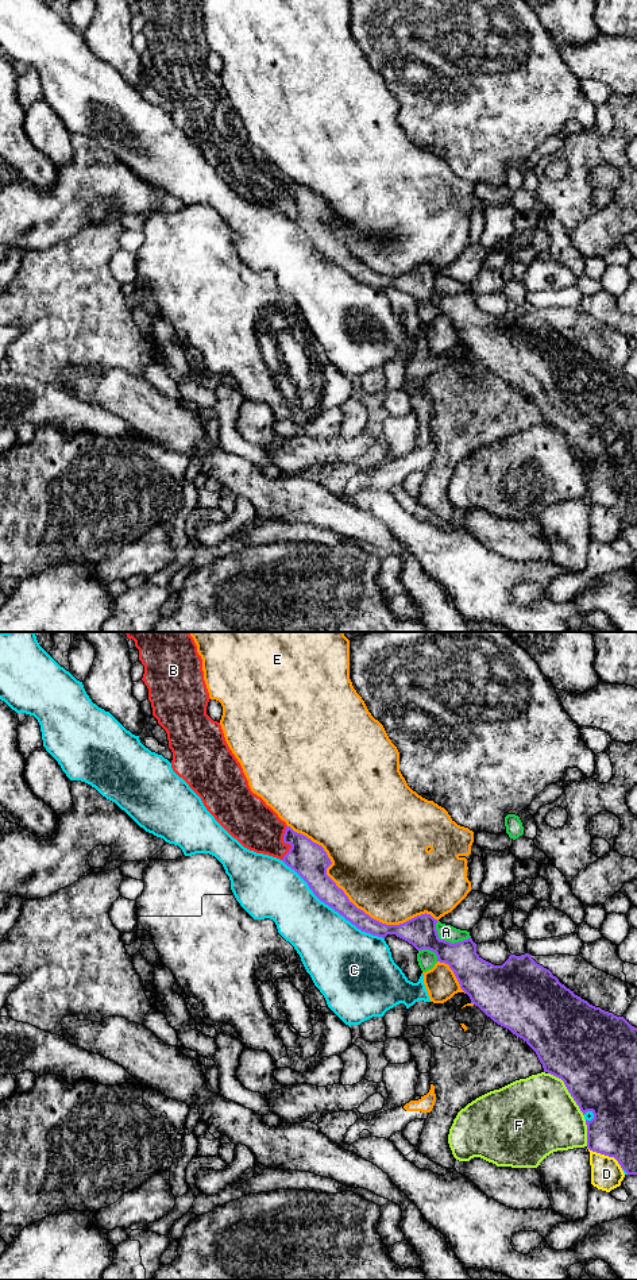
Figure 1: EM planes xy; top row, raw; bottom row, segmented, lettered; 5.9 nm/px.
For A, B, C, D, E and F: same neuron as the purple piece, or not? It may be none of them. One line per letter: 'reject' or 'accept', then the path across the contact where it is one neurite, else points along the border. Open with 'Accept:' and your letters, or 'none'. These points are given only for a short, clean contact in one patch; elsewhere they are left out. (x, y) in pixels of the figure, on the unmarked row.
Accept: B
A: reject; border along xy (435, 276), (440, 290), (458, 295), (470, 289)
B: accept; runs through xy (309, 212), (286, 195), (277, 192), (257, 178)
C: reject
D: reject
E: reject
F: reject

